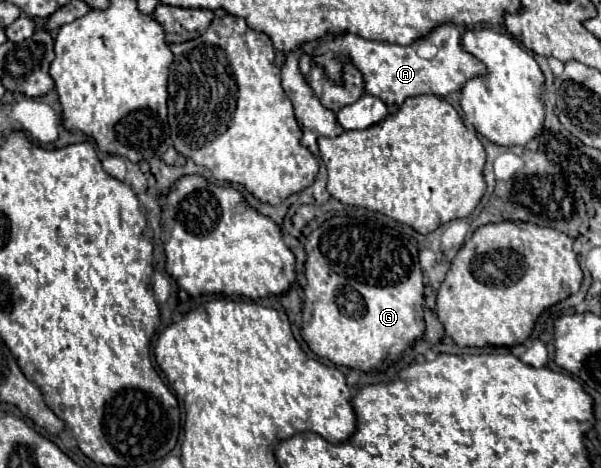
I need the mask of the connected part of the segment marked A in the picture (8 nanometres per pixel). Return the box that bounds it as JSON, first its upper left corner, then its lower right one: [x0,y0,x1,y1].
[311,24,485,106]

